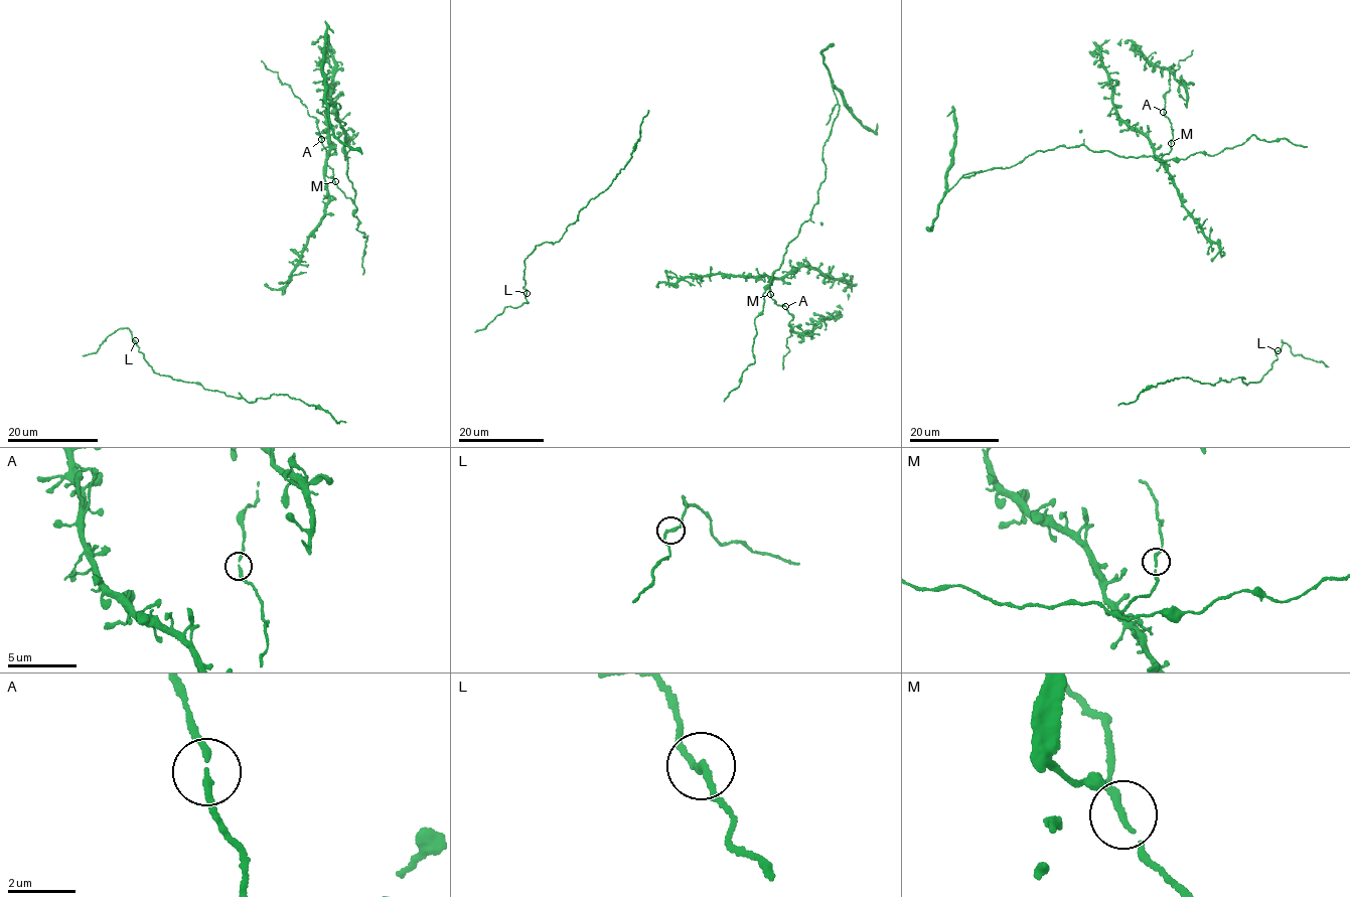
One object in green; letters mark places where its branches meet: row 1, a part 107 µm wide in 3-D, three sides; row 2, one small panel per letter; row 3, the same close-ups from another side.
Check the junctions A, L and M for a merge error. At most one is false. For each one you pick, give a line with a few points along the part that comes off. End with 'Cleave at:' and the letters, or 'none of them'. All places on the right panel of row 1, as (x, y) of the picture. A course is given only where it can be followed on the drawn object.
Cleave at: none of them

